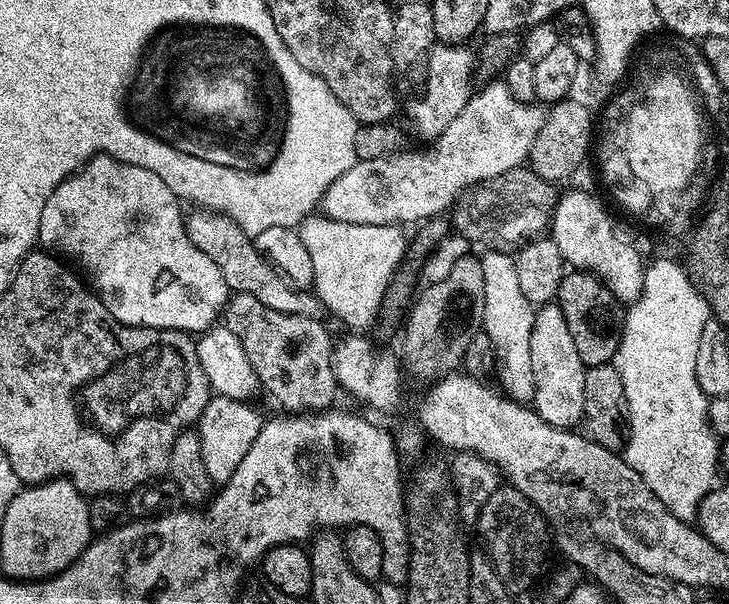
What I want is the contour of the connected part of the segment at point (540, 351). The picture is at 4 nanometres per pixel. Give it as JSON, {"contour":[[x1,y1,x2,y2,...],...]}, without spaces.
{"contour":[[553,302,541,304,535,309,533,332,530,334,530,354,533,360,533,378,536,389,531,403,536,413,550,426,575,429,584,419,586,406,586,374,582,358,574,347,574,338,566,327,566,318,562,318,560,305]]}

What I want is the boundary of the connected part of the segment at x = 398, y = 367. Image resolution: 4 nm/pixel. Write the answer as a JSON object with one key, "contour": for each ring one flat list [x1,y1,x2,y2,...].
{"contour":[[348,334,345,340,337,339,332,350,332,365,336,383,344,388,356,400,377,408,380,412,392,412,400,404,400,395,404,392,405,373,397,353,376,349,364,334]]}

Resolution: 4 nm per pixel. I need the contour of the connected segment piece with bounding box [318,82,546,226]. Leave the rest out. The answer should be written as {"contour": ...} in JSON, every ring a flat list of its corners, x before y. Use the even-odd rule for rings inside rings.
{"contour":[[488,82,483,87,425,152,401,150,384,157,357,159,326,190,319,211,338,222,416,226,447,213,476,184,523,165,538,130,542,130,545,109,539,103,514,98,503,82]]}

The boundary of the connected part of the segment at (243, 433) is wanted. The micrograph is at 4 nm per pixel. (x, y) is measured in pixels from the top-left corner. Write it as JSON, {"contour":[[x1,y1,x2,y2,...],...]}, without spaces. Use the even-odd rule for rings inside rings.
{"contour":[[213,395,209,399,206,410,202,410,198,421,198,431,202,442,202,466,206,466,206,474,210,474,213,485,223,486,227,480,234,478,234,470,246,458,250,446,254,446,254,438,262,430,265,417,247,400]]}

